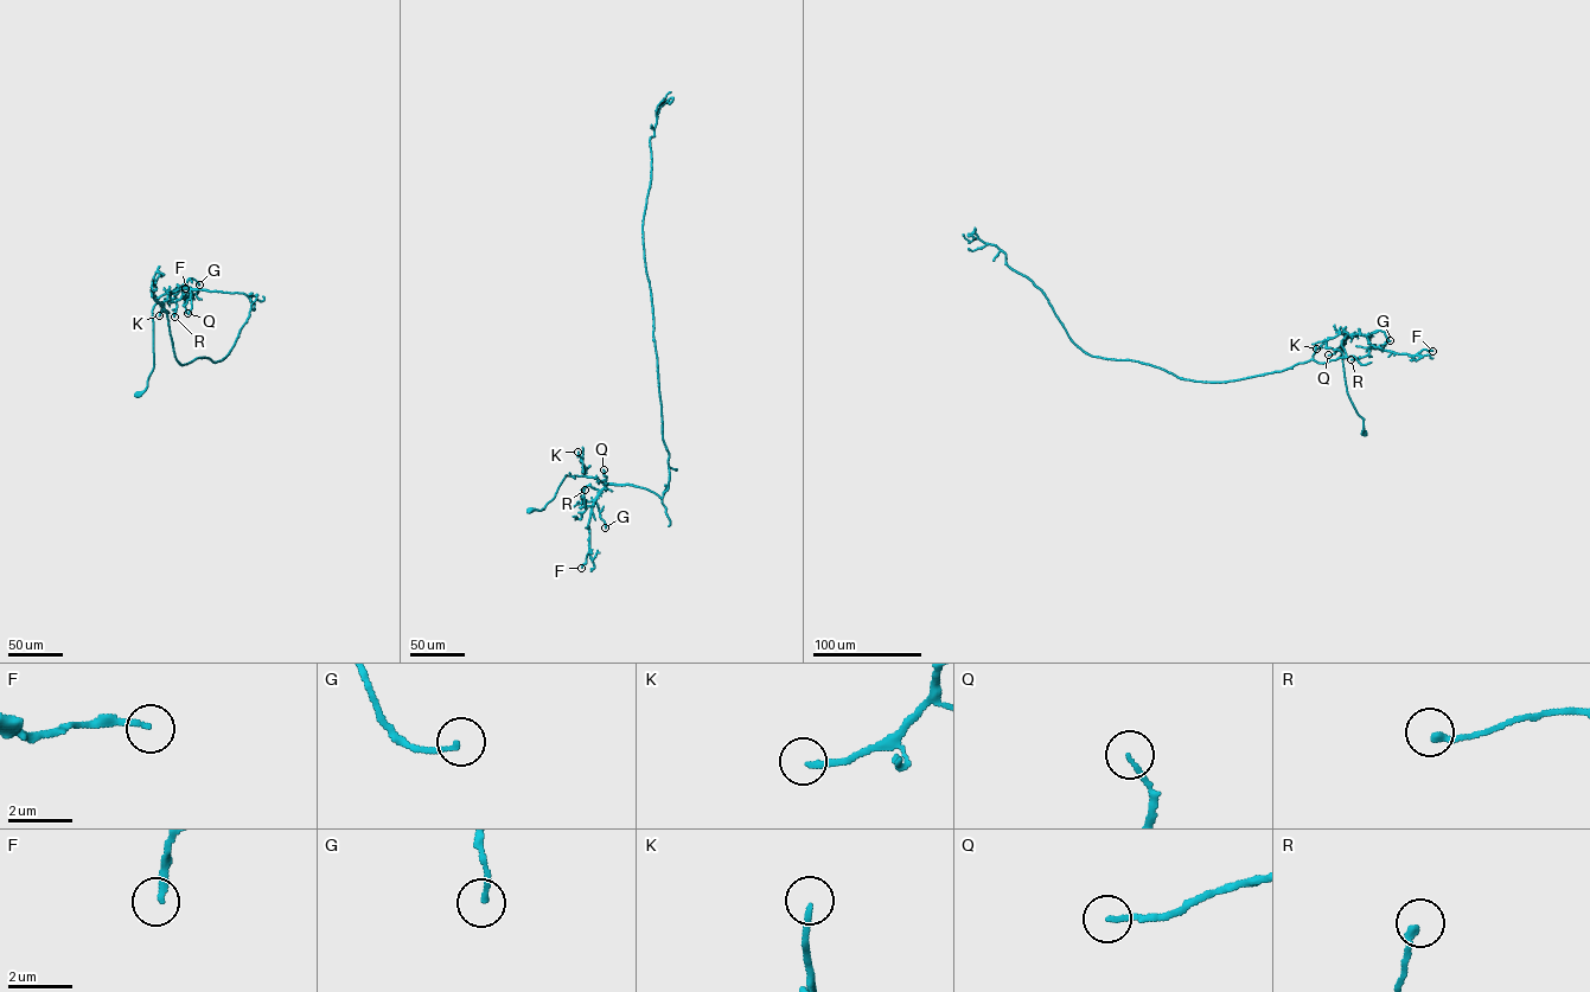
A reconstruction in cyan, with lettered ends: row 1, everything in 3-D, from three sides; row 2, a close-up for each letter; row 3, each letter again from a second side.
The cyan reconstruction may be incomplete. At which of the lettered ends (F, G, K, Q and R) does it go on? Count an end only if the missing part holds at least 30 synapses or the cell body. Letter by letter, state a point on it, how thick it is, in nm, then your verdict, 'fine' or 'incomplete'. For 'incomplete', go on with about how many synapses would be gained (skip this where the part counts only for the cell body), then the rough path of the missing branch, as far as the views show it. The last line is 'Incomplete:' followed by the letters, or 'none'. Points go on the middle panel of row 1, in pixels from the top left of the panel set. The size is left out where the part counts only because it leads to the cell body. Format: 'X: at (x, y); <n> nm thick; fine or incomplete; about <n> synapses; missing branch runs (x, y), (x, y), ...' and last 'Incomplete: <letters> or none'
F: at (581, 568); 200 nm thick; fine
G: at (605, 528); 150 nm thick; fine
K: at (578, 452); 170 nm thick; fine
Q: at (604, 469); 140 nm thick; fine
R: at (585, 490); 240 nm thick; fine
Incomplete: none

